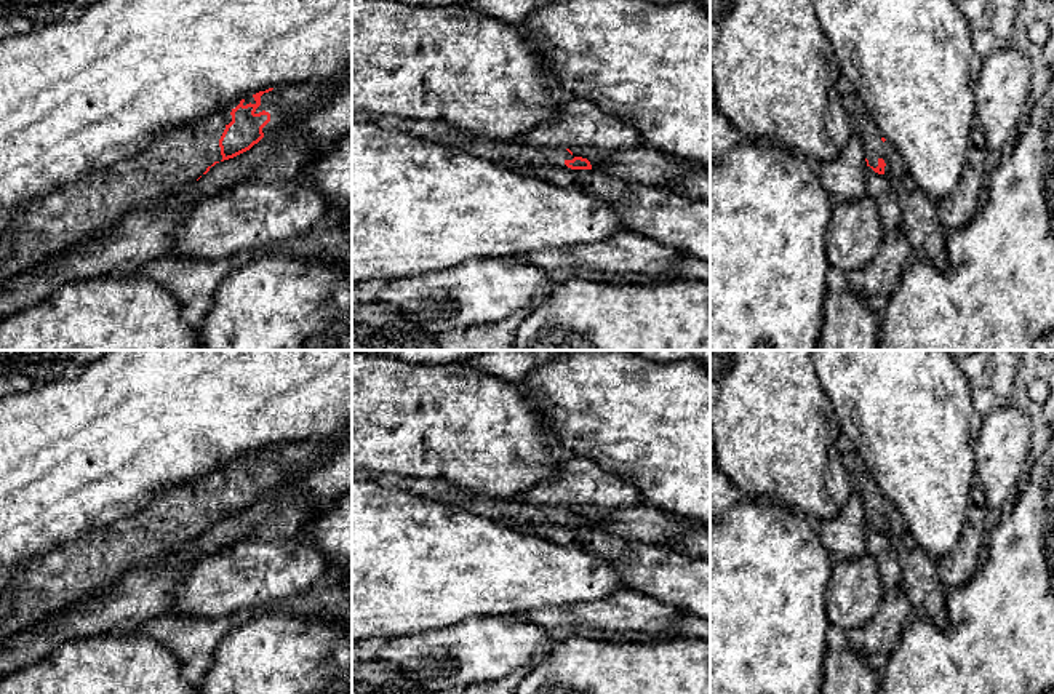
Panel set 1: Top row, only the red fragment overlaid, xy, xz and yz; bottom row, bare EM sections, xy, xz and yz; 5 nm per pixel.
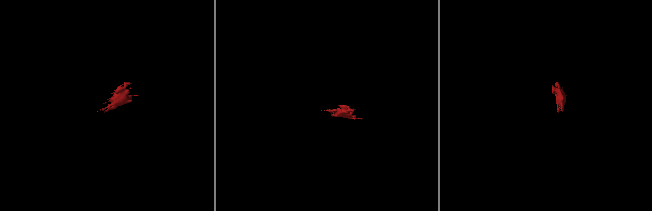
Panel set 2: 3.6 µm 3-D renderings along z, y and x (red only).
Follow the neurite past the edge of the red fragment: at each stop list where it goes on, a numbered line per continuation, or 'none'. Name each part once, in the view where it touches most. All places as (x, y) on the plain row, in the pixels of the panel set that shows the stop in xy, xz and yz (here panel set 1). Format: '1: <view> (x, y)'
1: xy (285, 461)

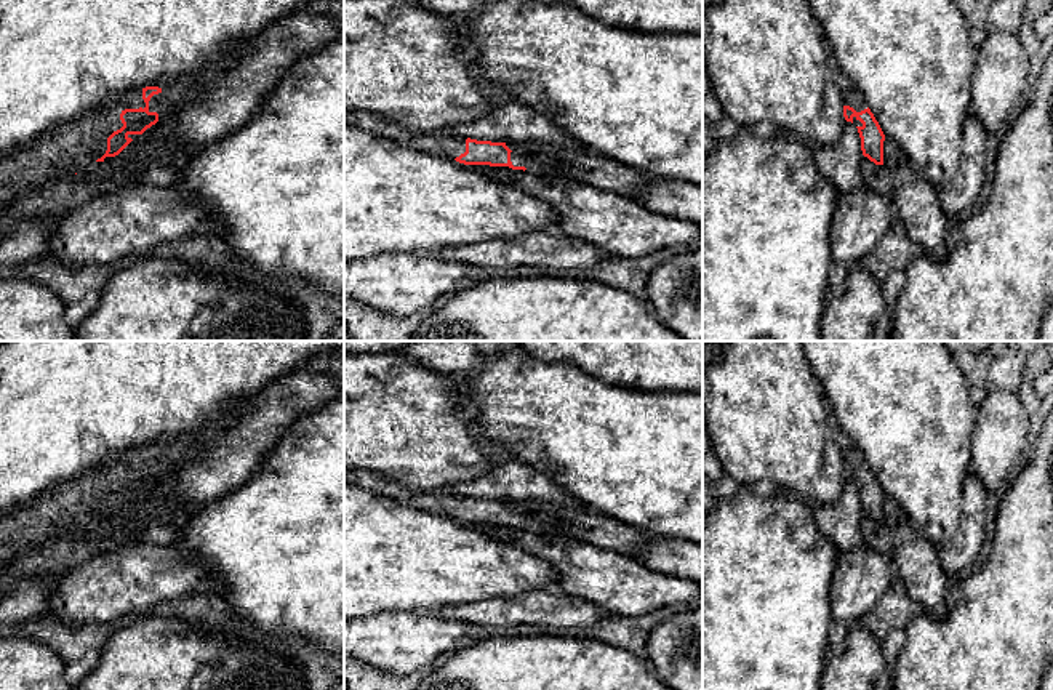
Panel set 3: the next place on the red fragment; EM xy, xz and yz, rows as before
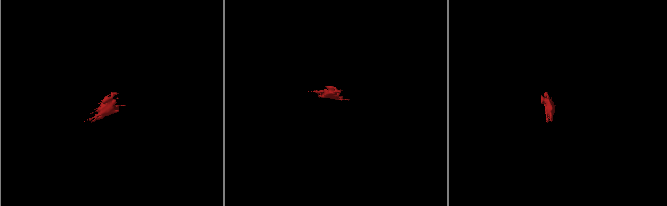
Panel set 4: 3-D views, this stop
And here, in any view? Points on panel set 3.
1: xy (176, 452)

